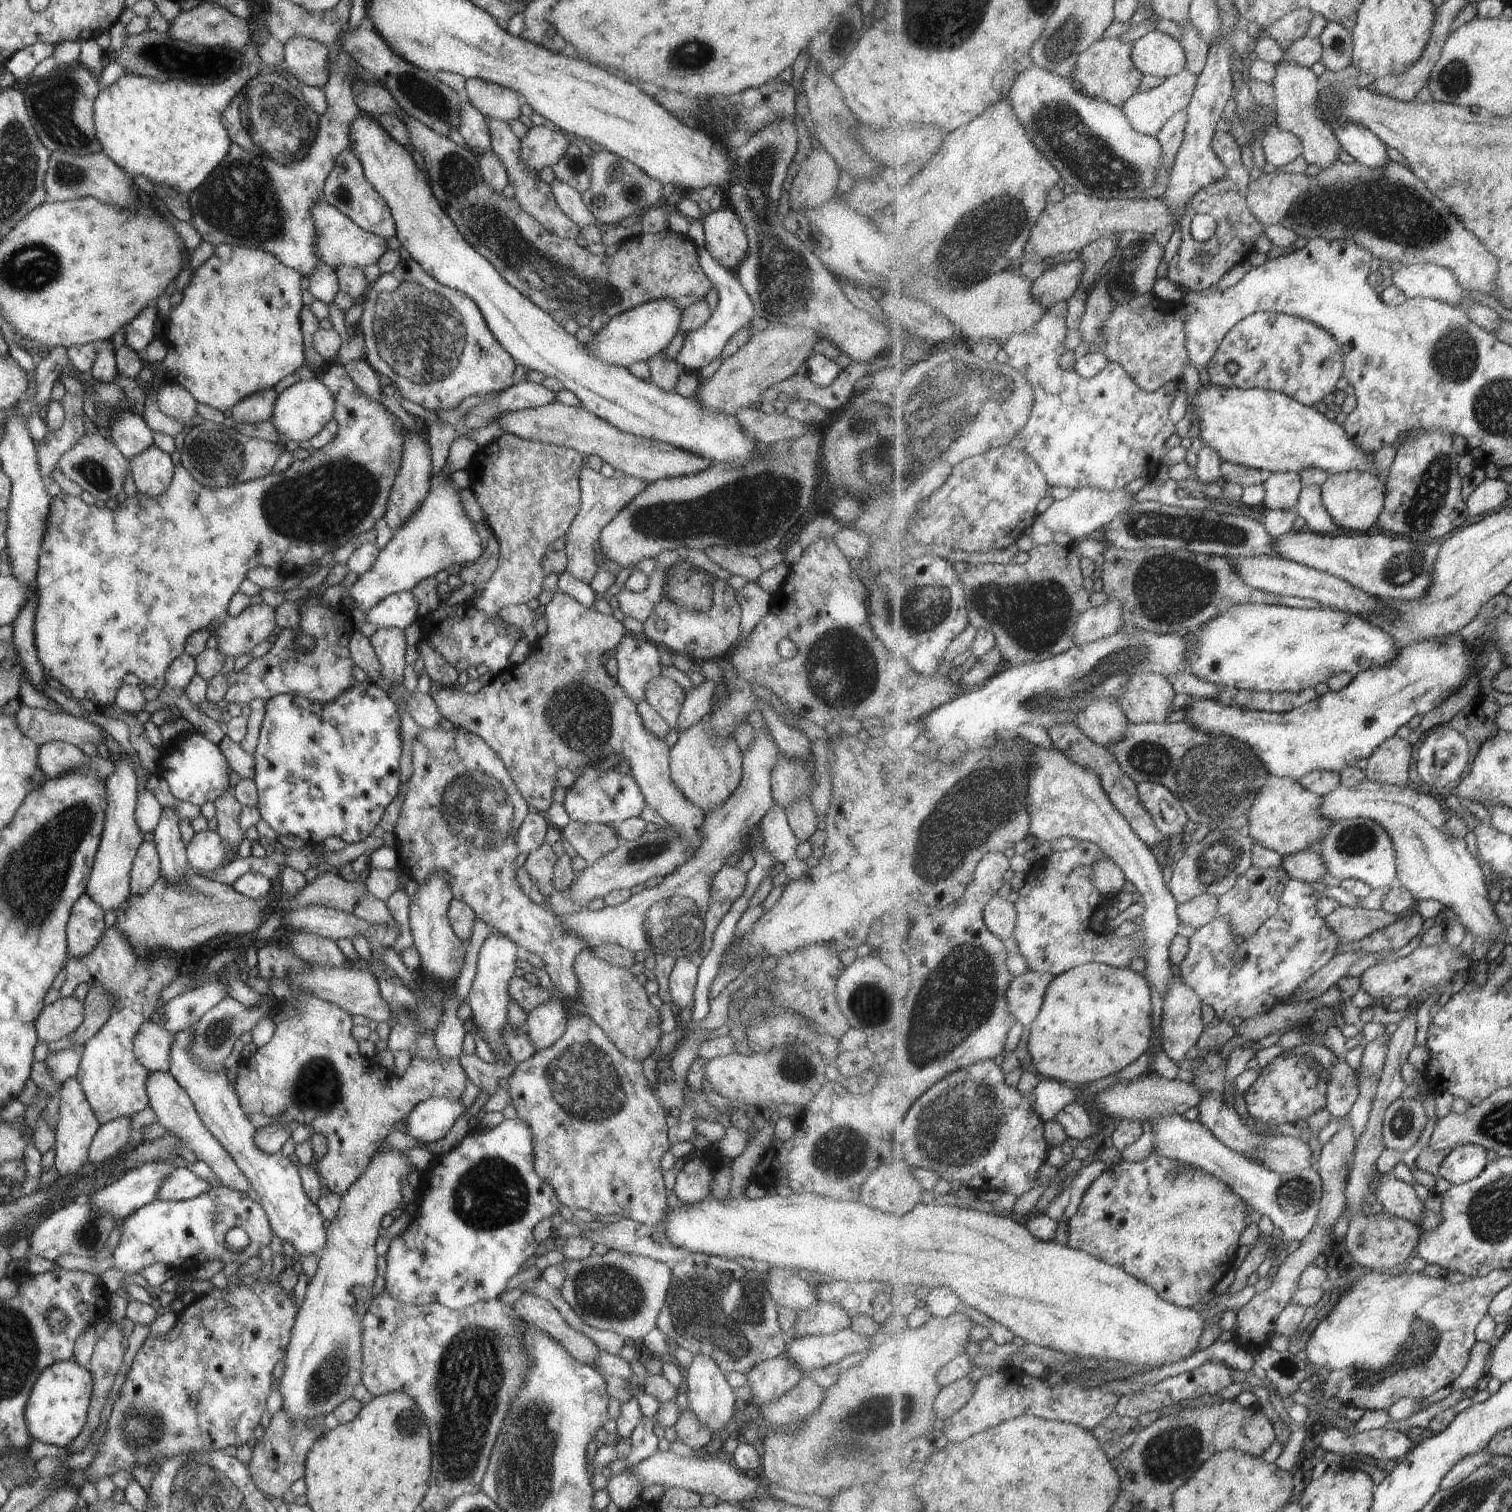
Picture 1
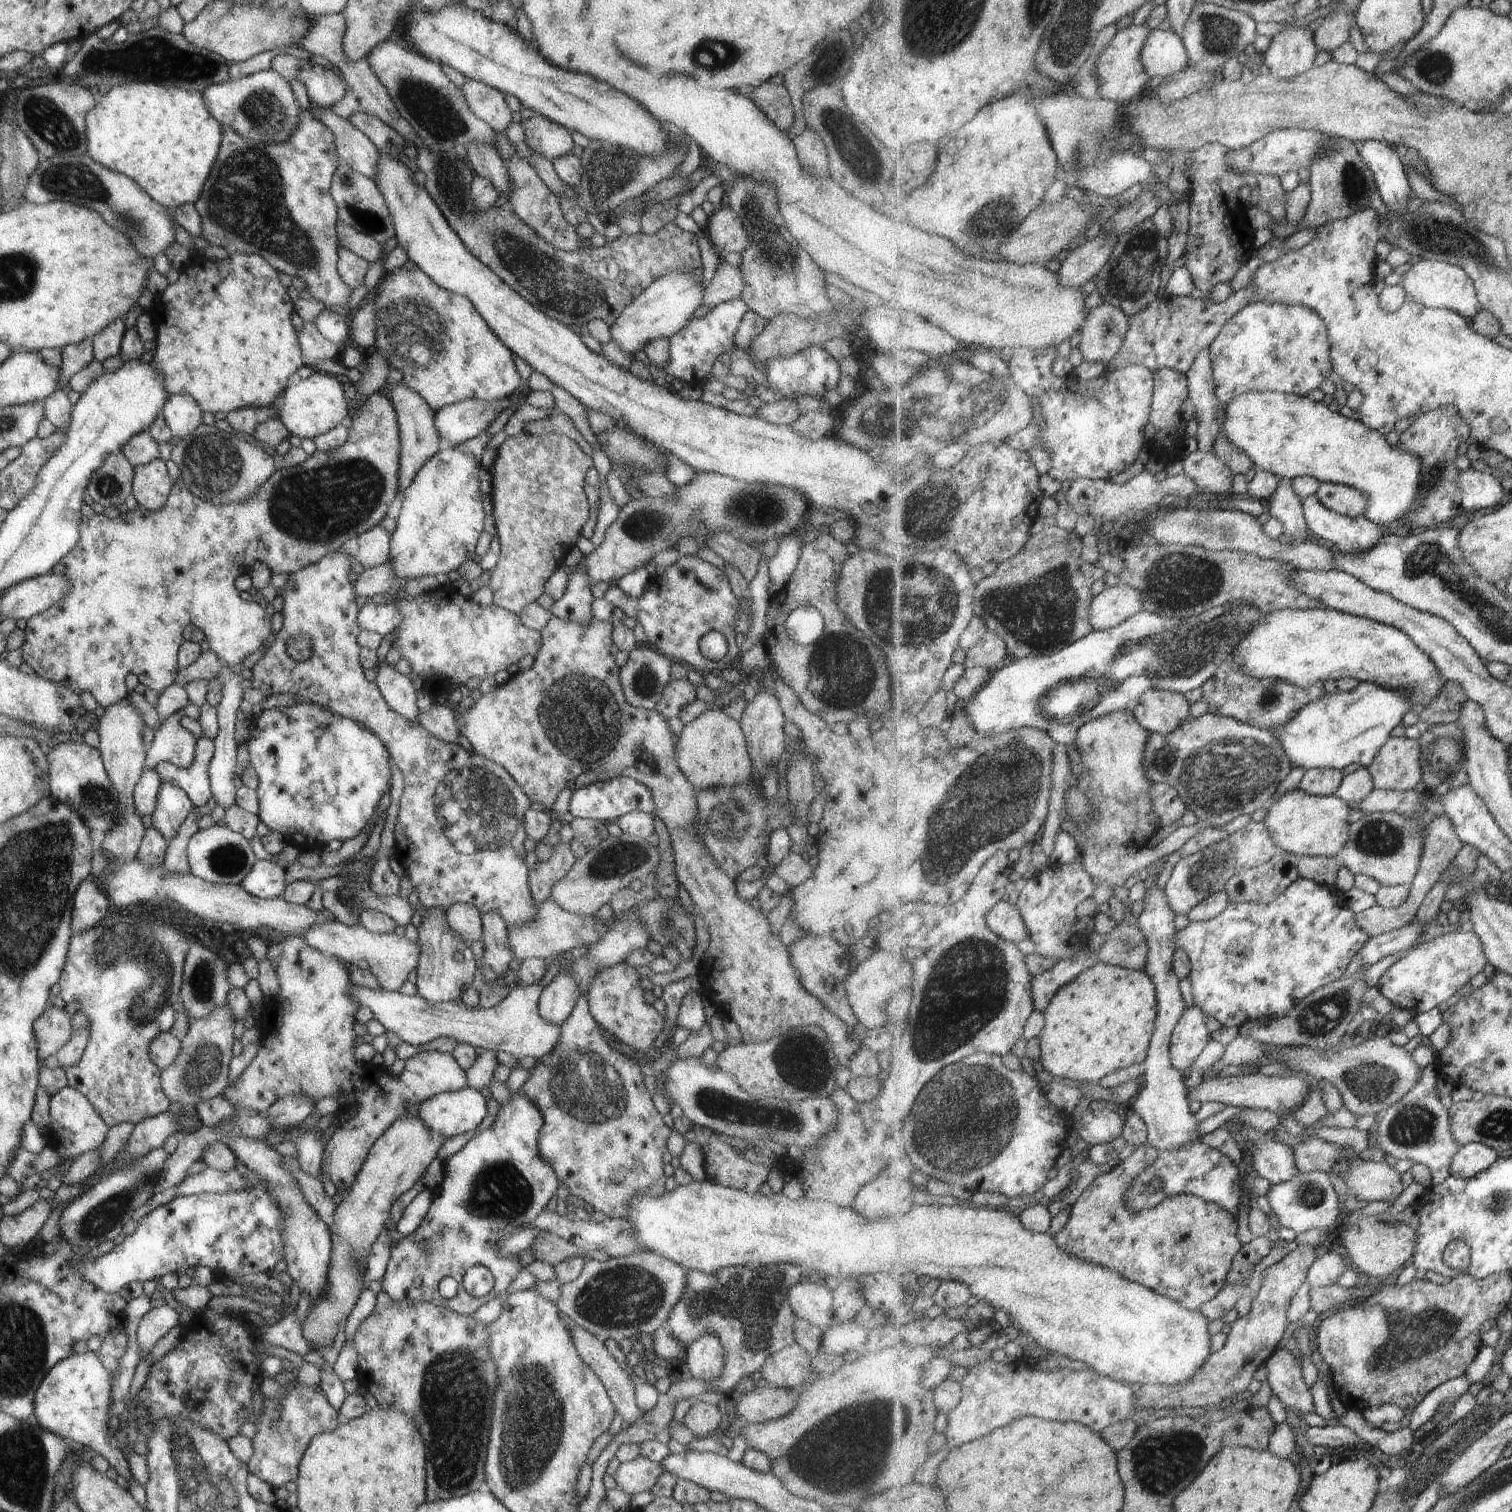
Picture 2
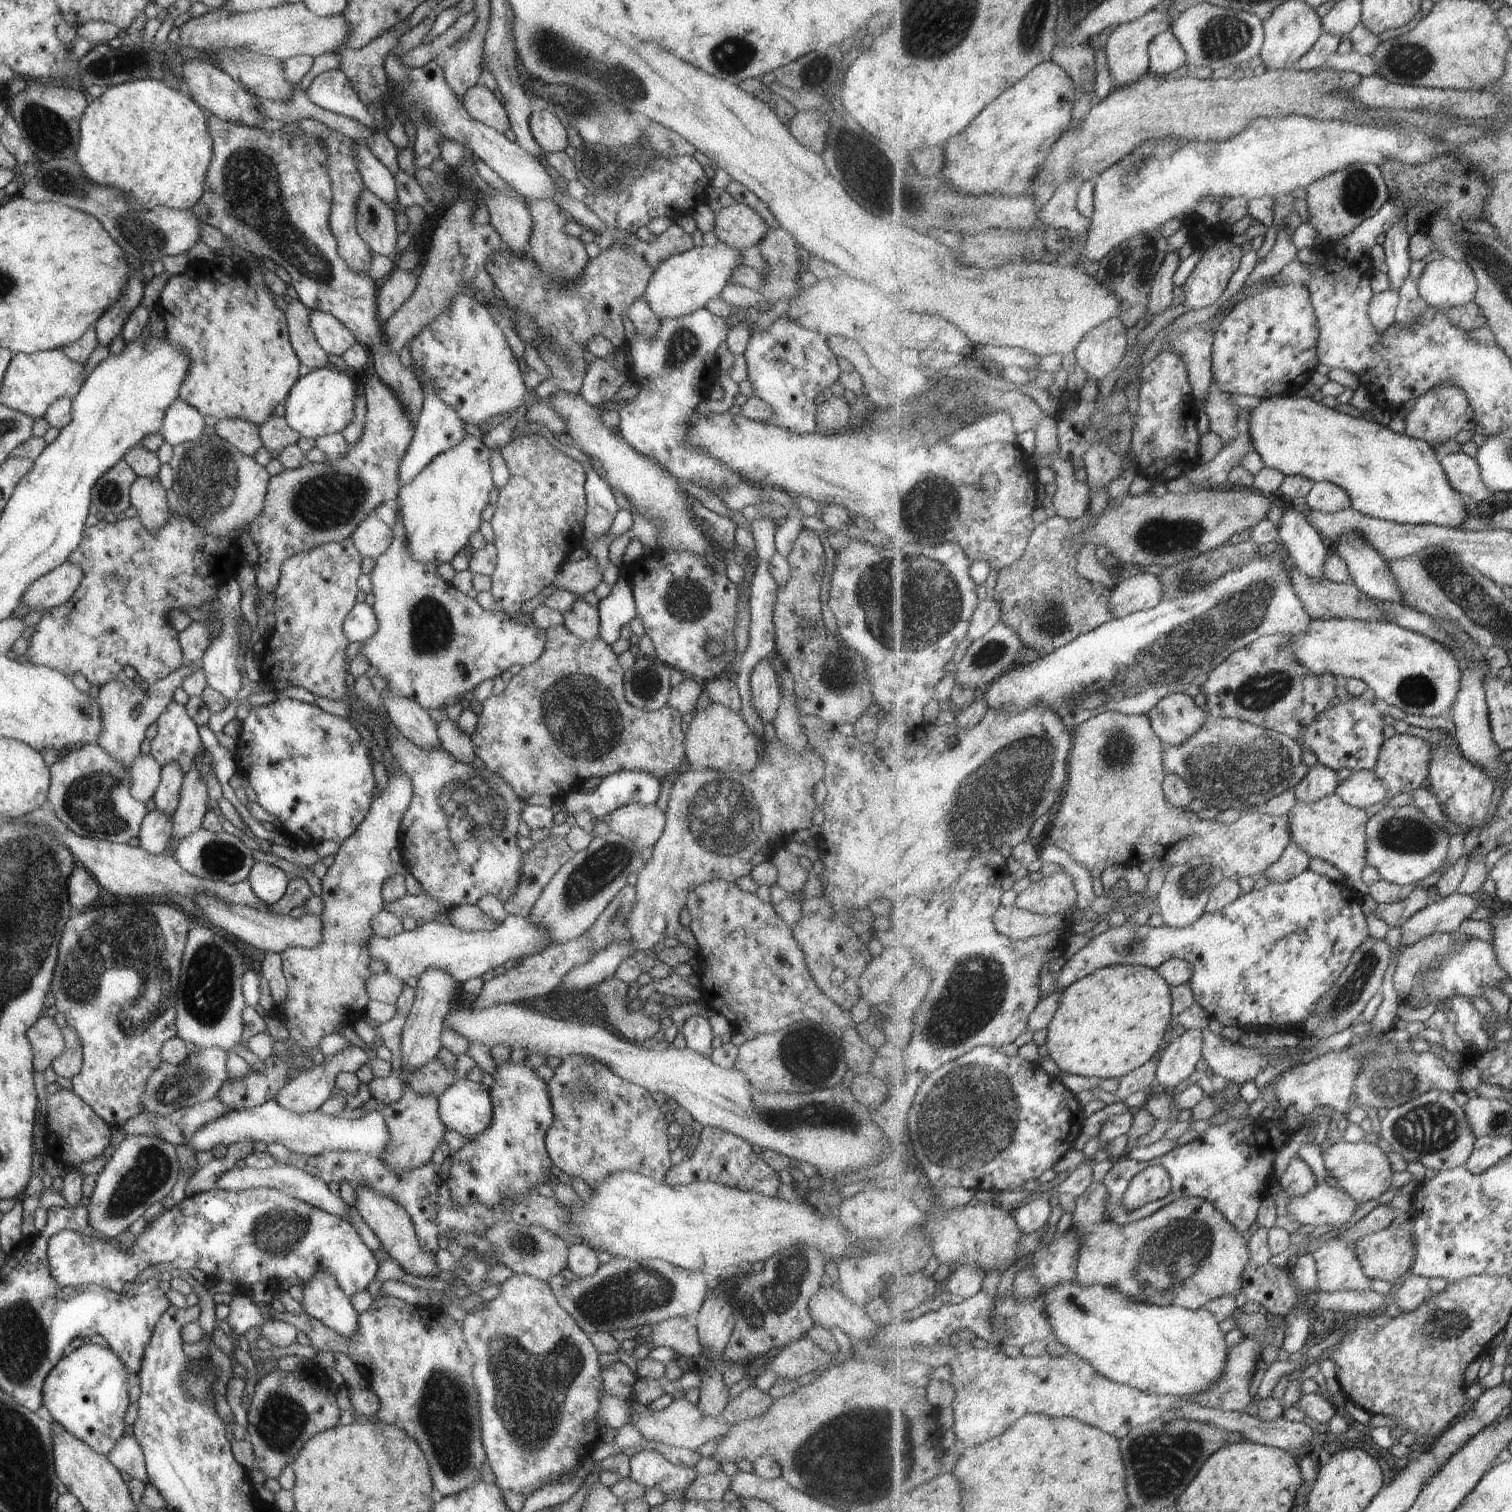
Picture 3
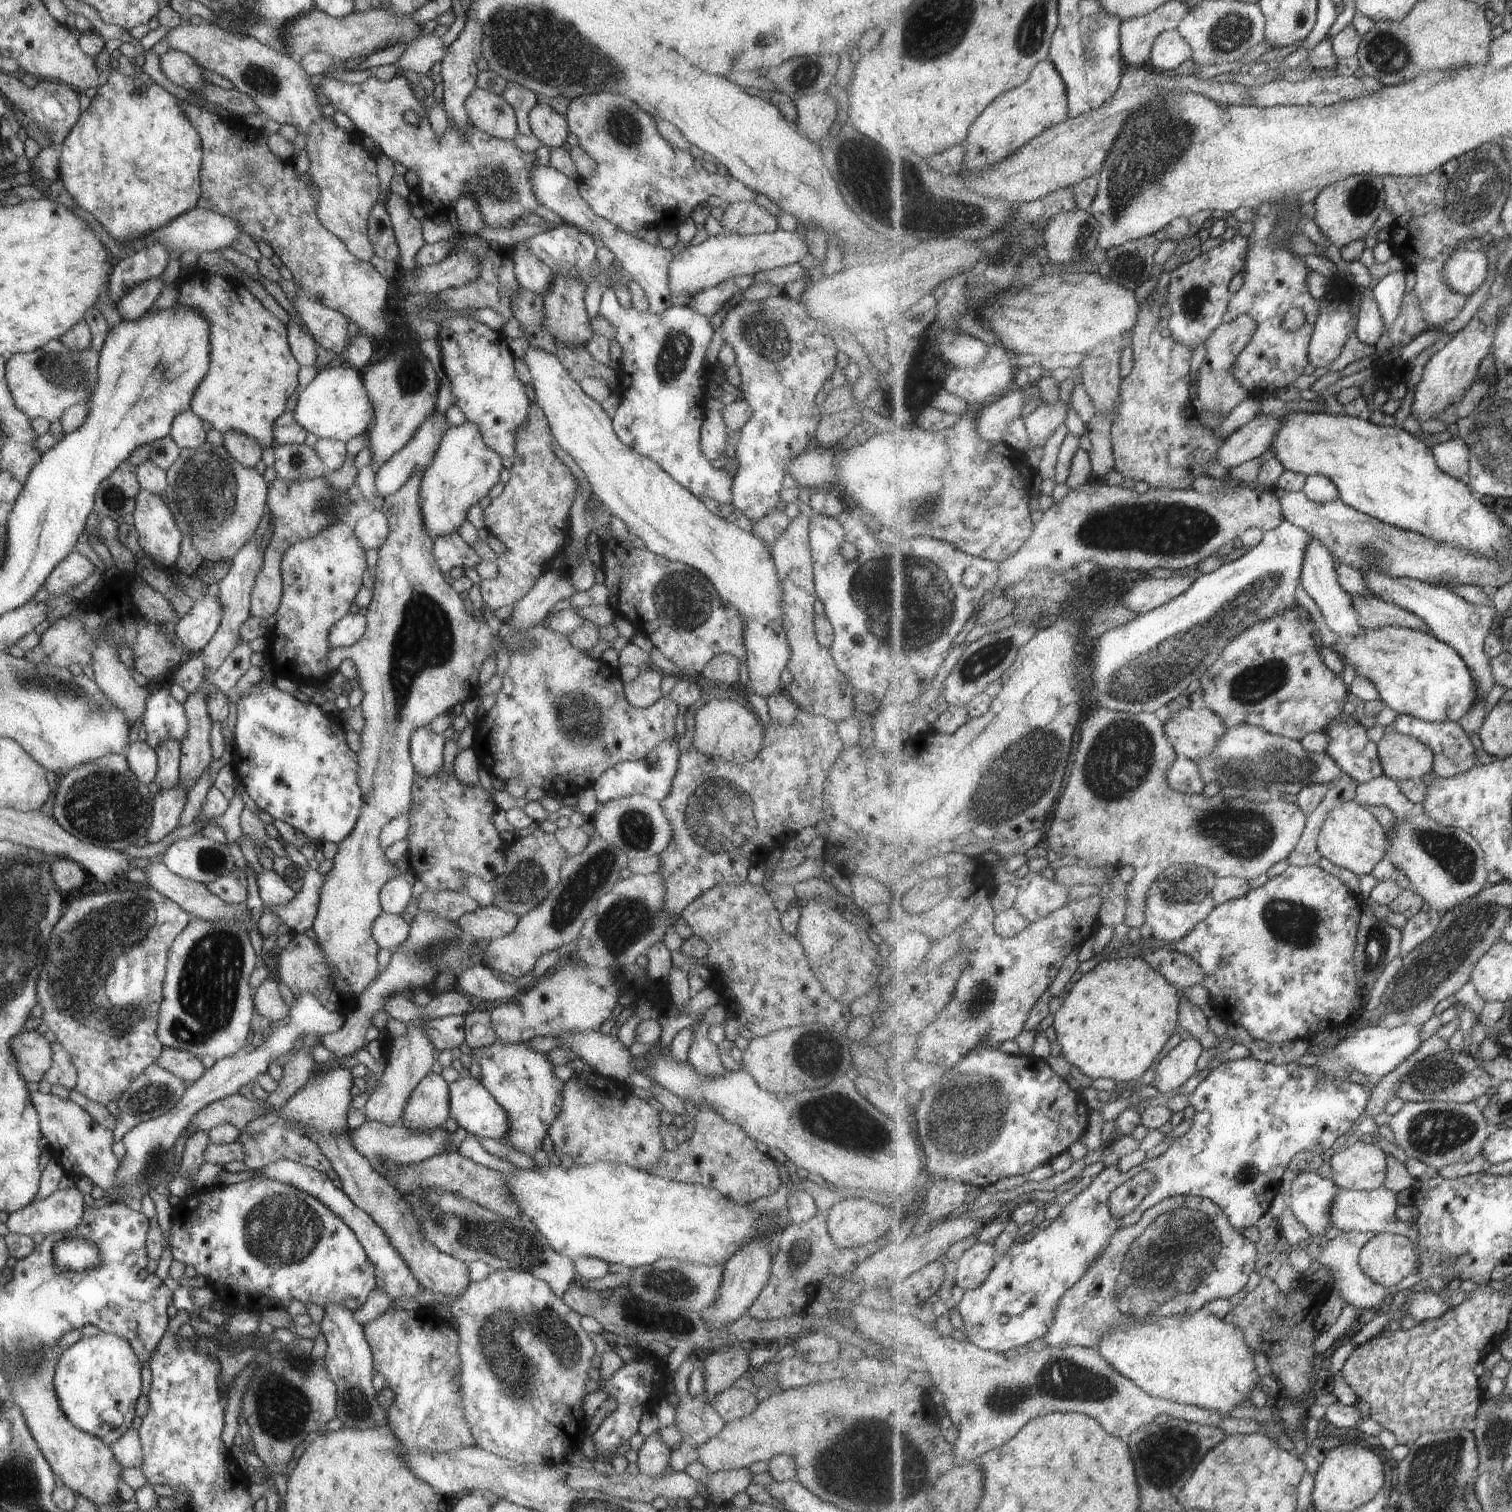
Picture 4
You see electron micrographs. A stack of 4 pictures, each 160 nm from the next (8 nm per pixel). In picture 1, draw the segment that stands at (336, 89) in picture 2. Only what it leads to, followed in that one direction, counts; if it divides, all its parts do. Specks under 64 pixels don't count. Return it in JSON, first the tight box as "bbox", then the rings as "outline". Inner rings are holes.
{"bbox":[283,36,329,87],"outline":[[[292,36],[283,45],[285,75],[292,75],[298,86],[303,84],[322,87],[327,82],[329,46],[300,36]]]}

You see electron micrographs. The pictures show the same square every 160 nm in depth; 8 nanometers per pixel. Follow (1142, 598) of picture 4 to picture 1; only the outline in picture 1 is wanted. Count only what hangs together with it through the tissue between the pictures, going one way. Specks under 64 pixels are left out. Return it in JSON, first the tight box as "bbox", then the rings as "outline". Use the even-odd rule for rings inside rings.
{"bbox":[1074,598,1124,646],"outline":[[[1108,598],[1105,604],[1091,607],[1079,615],[1074,630],[1075,644],[1077,646],[1109,638],[1117,633],[1122,622],[1124,622],[1122,605]]]}

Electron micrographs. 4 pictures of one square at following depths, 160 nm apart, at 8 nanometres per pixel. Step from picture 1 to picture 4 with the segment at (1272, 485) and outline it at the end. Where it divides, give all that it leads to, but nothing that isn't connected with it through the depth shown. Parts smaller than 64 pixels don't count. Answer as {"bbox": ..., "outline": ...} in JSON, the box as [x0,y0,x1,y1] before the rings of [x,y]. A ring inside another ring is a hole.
{"bbox":[1302,538,1364,636],"outline":[[[1311,538],[1302,562],[1302,586],[1320,608],[1329,630],[1336,636],[1360,635],[1364,630],[1359,624],[1358,612],[1354,609],[1350,594],[1341,586],[1338,579],[1336,558],[1322,542]]]}

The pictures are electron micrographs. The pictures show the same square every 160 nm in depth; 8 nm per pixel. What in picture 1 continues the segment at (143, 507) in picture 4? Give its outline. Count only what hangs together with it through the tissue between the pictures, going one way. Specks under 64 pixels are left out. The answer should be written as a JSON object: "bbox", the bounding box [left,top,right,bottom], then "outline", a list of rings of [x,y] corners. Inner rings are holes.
{"bbox":[128,443,174,498],"outline":[[[151,443],[128,459],[128,470],[136,490],[153,498],[167,490],[174,465],[167,453]]]}

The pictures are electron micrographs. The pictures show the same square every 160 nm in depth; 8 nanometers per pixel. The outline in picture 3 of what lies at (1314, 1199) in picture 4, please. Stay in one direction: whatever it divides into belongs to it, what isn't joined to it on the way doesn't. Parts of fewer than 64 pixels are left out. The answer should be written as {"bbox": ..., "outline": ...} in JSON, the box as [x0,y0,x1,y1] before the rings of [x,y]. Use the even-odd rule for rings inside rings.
{"bbox":[1279,1154,1319,1197],"outline":[[[1297,1154],[1291,1158],[1279,1182],[1281,1190],[1287,1197],[1304,1195],[1319,1184],[1319,1180],[1311,1172],[1311,1168]]]}

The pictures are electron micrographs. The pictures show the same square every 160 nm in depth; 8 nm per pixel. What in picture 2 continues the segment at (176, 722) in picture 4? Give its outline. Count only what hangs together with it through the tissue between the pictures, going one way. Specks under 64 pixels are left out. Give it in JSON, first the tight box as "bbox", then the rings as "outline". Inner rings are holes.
{"bbox":[154,737,214,806],"outline":[[[207,737],[196,739],[194,757],[187,768],[158,762],[154,766],[161,781],[176,784],[188,796],[194,806],[203,806],[212,796],[208,779],[208,764],[214,753],[214,742]]]}

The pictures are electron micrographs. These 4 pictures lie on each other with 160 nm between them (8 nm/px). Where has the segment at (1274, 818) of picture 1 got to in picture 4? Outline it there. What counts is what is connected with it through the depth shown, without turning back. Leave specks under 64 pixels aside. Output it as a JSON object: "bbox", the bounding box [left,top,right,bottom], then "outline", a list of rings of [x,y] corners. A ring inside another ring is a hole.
{"bbox":[1317,800,1389,877],"outline":[[[1355,800],[1347,801],[1329,811],[1319,833],[1317,846],[1322,856],[1335,866],[1363,877],[1365,874],[1372,874],[1377,864],[1385,860],[1389,849],[1386,832],[1367,808],[1357,804]]]}

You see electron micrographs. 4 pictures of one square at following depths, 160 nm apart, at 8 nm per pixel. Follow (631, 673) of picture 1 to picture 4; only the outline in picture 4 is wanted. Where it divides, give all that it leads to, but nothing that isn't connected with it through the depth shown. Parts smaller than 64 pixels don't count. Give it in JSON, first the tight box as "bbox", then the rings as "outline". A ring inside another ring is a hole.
{"bbox":[622,666,663,709],"outline":[[[652,666],[641,668],[633,680],[622,683],[627,702],[640,709],[651,706],[662,696],[659,685],[663,677],[663,673]]]}

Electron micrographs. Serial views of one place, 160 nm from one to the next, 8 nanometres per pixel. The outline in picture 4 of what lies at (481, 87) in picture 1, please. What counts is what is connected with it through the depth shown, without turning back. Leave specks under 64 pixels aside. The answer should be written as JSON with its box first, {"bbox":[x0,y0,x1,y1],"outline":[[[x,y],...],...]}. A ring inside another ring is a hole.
{"bbox":[464,87,517,139],"outline":[[[475,87],[464,100],[471,126],[498,139],[513,139],[517,124],[511,106],[501,95]]]}

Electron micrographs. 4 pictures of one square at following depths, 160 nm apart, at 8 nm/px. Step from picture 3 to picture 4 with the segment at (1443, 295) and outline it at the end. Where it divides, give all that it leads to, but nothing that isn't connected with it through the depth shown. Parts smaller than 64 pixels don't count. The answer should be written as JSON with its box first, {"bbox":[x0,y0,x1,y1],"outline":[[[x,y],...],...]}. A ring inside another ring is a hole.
{"bbox":[1442,249,1489,296],"outline":[[[1459,249],[1450,256],[1442,273],[1444,281],[1455,292],[1471,296],[1487,280],[1487,266],[1489,260],[1485,256],[1485,249]]]}

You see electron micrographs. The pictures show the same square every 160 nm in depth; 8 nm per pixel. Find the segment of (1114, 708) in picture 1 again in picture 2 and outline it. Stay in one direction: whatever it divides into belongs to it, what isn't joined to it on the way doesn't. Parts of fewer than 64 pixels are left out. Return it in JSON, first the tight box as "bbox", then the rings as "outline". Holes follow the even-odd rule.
{"bbox":[1075,711,1161,854],"outline":[[[1132,711],[1107,713],[1079,727],[1076,743],[1080,746],[1086,766],[1086,772],[1081,778],[1081,788],[1082,791],[1087,791],[1092,796],[1096,804],[1096,812],[1091,817],[1075,823],[1081,833],[1079,853],[1085,854],[1086,850],[1094,844],[1132,846],[1141,850],[1147,844],[1145,836],[1147,834],[1153,835],[1161,828],[1159,817],[1153,812],[1153,801],[1150,794],[1155,783],[1147,778],[1144,767],[1144,756],[1149,735],[1150,732],[1143,728],[1142,724],[1139,724]]]}

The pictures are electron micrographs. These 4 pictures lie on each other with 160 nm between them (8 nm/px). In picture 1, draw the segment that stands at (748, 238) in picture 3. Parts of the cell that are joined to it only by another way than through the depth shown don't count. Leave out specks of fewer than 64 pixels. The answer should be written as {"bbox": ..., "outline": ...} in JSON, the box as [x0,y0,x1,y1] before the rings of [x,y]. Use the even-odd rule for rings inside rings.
{"bbox":[701,209,748,271],"outline":[[[715,209],[701,218],[704,247],[713,260],[735,271],[746,256],[748,240],[744,226],[731,210]]]}

